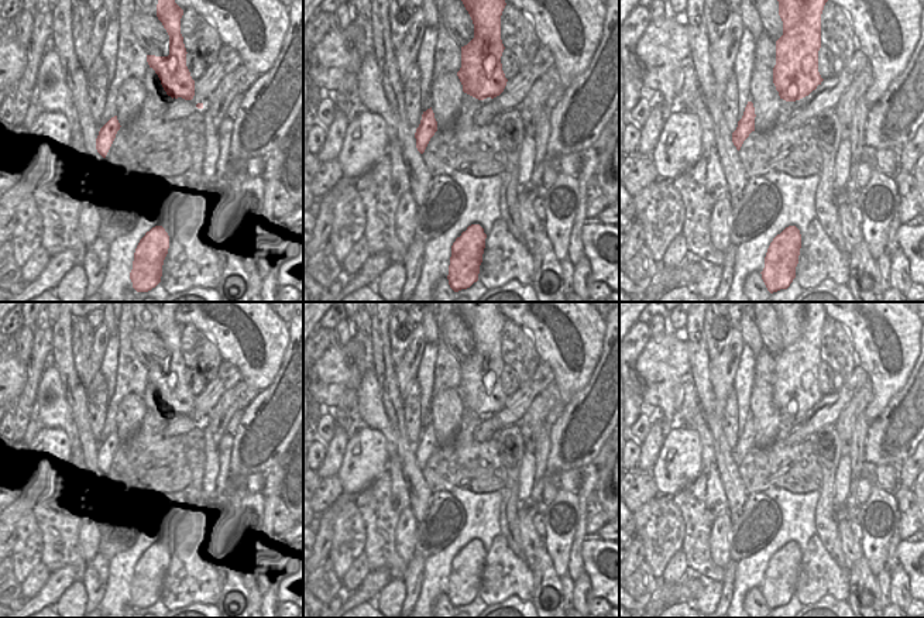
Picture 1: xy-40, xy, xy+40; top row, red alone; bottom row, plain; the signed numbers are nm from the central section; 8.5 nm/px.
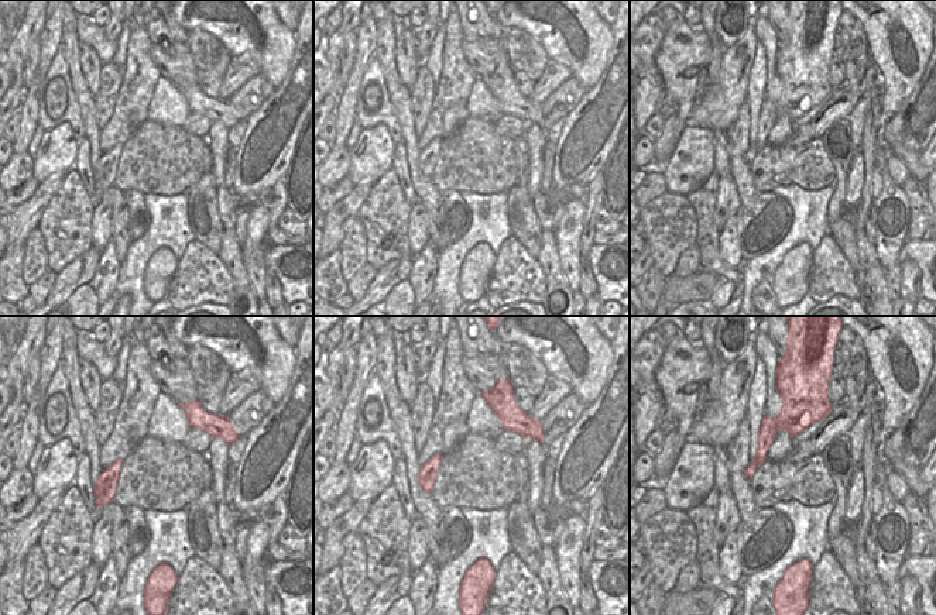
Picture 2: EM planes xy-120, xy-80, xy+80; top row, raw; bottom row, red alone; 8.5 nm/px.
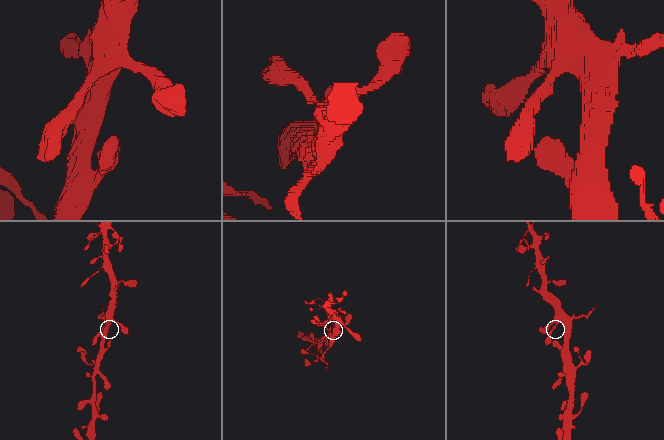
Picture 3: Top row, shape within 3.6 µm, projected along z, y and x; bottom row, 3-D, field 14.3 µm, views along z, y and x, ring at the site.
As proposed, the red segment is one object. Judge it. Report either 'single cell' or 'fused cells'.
single cell

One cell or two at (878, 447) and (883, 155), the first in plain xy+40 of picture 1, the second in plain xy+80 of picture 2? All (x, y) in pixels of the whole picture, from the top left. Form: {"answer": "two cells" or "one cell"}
{"answer": "two cells"}

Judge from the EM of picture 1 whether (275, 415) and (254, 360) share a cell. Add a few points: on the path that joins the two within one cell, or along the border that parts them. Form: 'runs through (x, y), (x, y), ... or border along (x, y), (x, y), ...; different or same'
border along (281, 357), (277, 376), (258, 392); different

